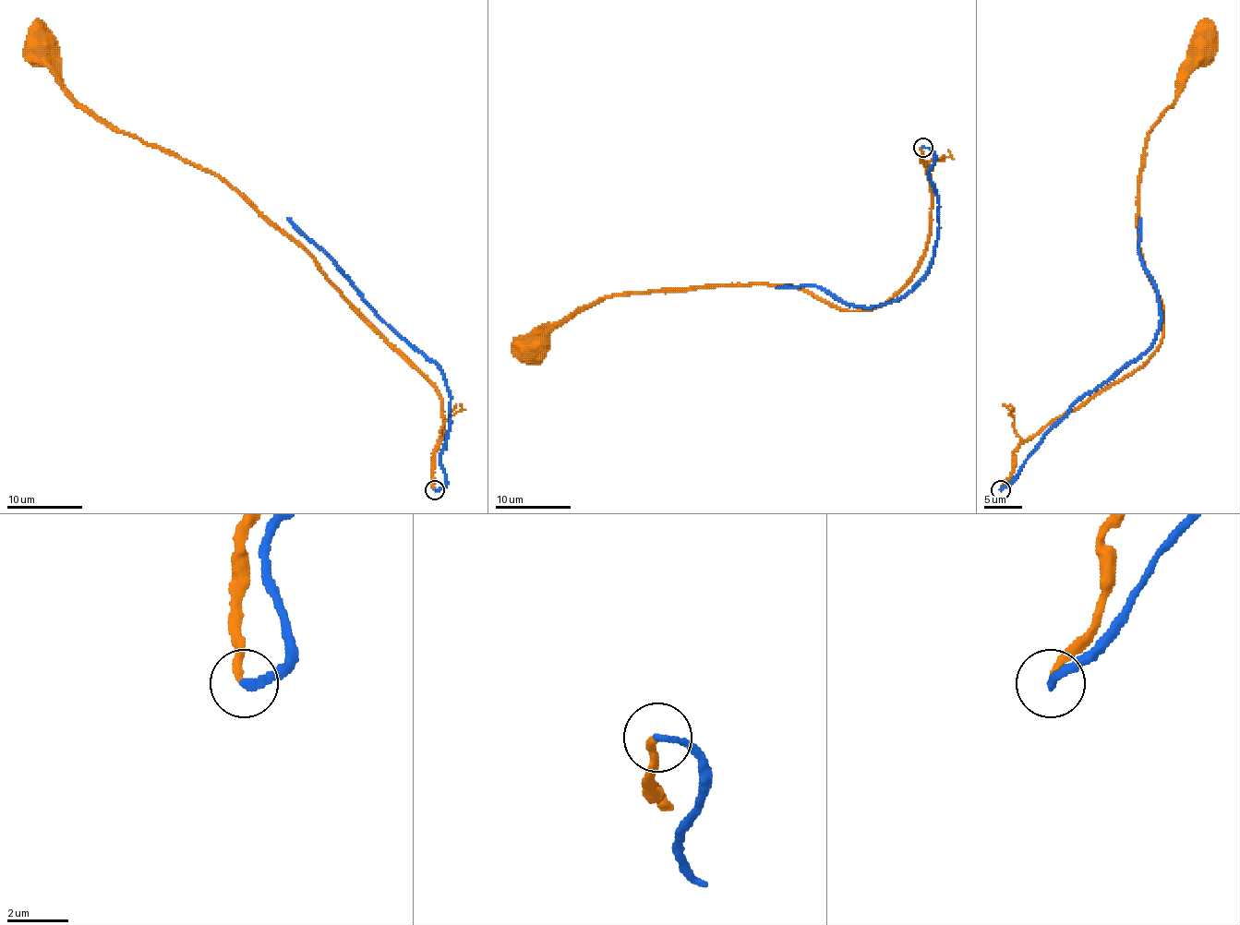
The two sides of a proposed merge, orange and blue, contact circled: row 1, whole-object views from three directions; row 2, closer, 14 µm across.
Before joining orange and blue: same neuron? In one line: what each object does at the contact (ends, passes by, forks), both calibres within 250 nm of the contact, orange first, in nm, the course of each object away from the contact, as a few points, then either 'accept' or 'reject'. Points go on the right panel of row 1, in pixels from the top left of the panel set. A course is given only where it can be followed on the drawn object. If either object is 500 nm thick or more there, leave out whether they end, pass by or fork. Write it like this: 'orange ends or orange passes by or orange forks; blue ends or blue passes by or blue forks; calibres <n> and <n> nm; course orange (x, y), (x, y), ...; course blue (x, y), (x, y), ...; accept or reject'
orange ends; blue ends; calibres 280 and 240 nm; course orange (1001, 489), (1014, 451), (1128, 378), (1161, 343), (1164, 305), (1139, 250), (1137, 178), (1145, 140), (1200, 49); course blue (1001, 489), (1010, 484), (1028, 455), (1057, 421), (1152, 343), (1161, 313), (1158, 290), (1139, 256), (1141, 218); reject

